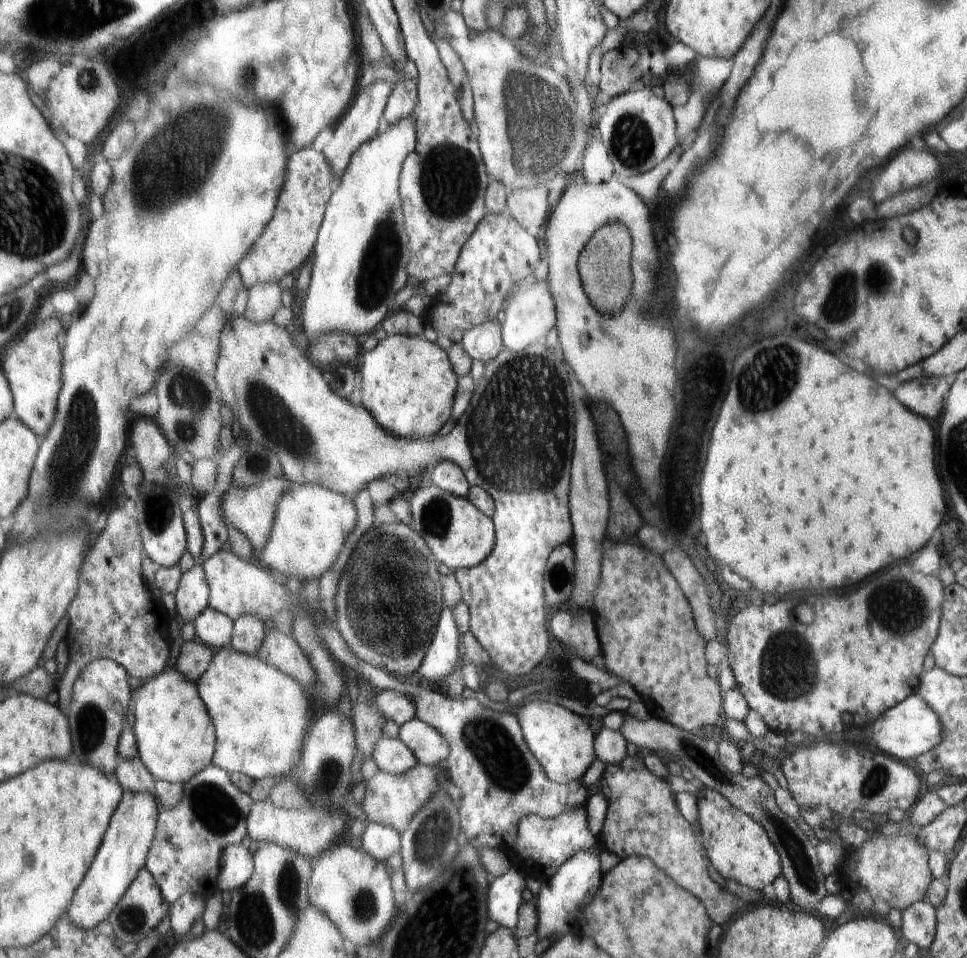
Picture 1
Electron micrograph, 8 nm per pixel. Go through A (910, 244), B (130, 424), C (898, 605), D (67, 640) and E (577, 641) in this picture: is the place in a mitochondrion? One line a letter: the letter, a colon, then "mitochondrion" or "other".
A: other
B: other
C: mitochondrion
D: other
E: other

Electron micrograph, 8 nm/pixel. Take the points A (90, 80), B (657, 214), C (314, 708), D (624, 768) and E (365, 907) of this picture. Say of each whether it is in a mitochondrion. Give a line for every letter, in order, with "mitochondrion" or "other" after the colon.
A: mitochondrion
B: other
C: other
D: other
E: mitochondrion

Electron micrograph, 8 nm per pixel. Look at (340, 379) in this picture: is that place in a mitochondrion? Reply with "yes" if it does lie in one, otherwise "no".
yes

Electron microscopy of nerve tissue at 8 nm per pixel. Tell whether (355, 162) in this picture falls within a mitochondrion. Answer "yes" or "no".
no

